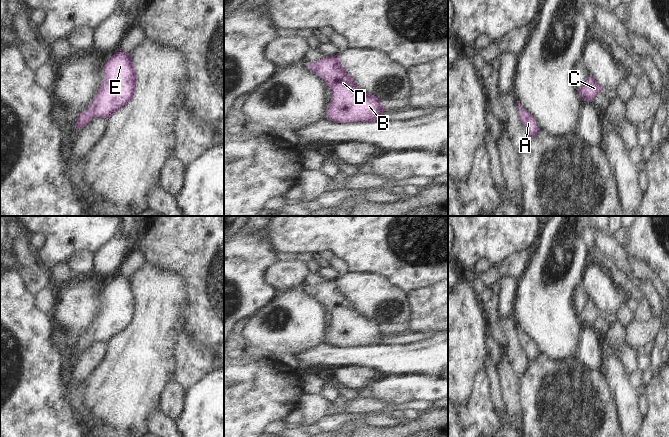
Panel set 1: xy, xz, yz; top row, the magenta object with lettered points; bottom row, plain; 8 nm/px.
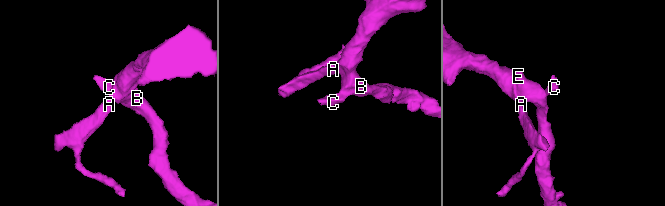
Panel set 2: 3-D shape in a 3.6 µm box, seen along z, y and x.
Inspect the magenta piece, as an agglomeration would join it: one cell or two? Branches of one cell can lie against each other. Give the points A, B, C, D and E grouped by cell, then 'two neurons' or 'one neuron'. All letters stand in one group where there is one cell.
A B C D E | one neuron

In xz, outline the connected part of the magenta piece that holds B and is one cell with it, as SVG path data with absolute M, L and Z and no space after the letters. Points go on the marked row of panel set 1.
M339 55L325 56L313 64L307 64L330 87L327 120L343 124L380 120L385 111L380 99L358 87L341 65Z

